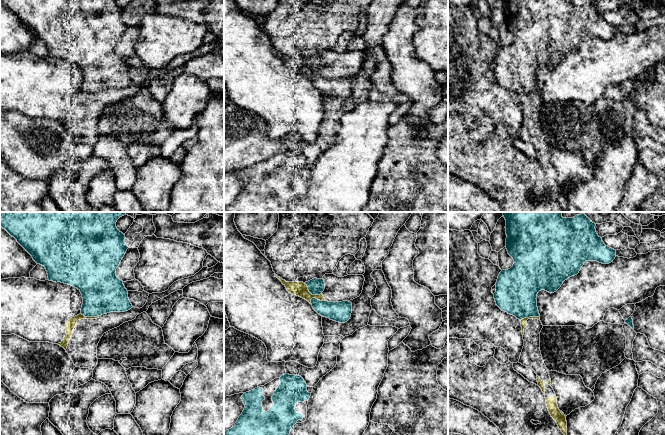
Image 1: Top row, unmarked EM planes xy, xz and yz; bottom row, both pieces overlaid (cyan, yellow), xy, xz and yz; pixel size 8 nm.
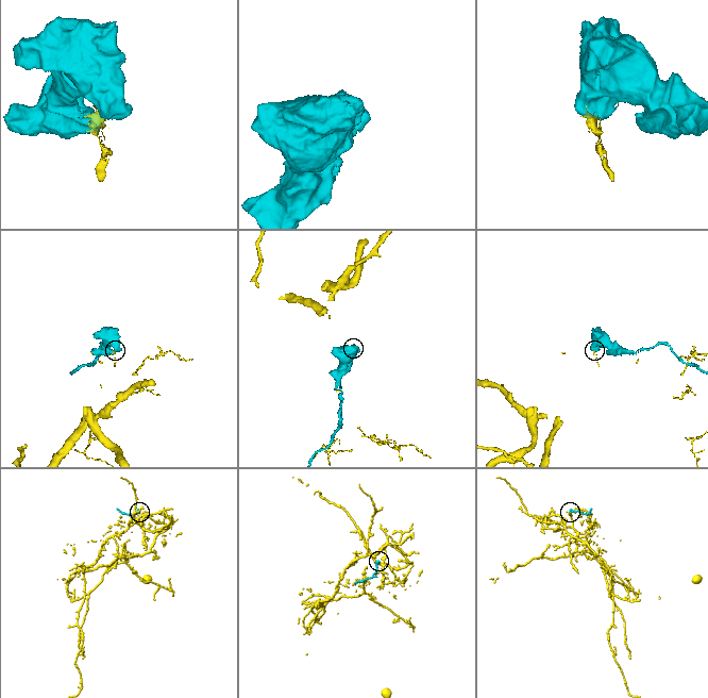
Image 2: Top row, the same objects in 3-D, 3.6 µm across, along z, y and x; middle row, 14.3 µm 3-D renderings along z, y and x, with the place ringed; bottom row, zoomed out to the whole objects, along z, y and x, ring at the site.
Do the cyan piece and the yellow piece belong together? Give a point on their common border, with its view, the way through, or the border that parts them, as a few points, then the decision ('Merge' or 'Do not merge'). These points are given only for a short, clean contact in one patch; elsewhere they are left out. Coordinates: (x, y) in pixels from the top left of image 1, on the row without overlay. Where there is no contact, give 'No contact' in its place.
Touches cyan at xz (311, 69). Do not merge

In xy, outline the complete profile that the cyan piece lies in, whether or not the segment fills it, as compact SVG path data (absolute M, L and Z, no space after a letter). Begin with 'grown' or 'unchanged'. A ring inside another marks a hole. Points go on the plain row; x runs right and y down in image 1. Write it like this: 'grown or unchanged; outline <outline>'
unchanged; outline M0 0L0 2L17 16L37 40L45 43L49 57L71 61L81 68L83 74L81 90L85 93L98 93L110 88L125 88L133 83L123 57L116 52L116 45L129 24L125 19L125 11L117 5L116 0Z

